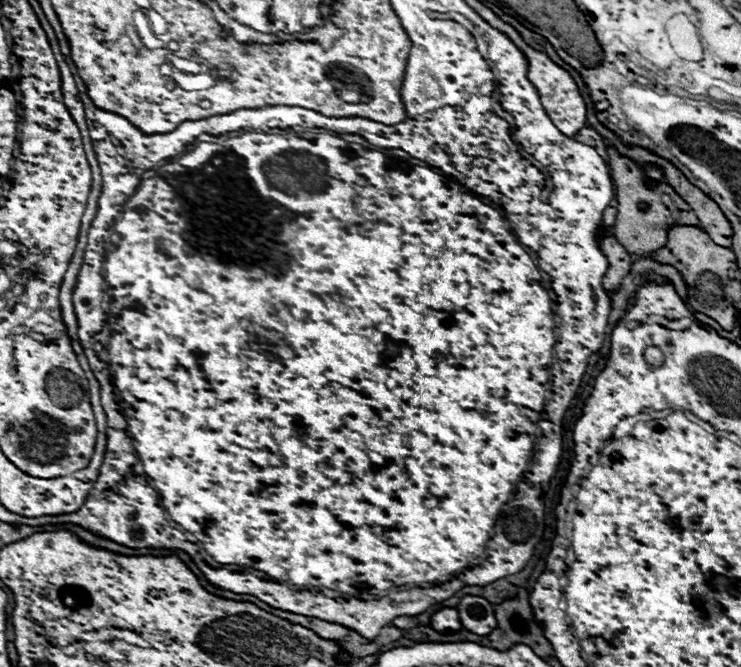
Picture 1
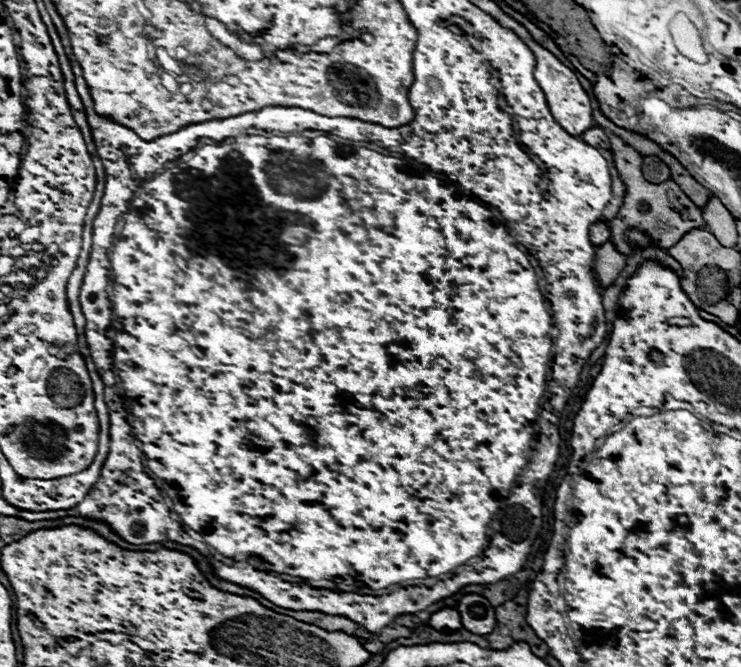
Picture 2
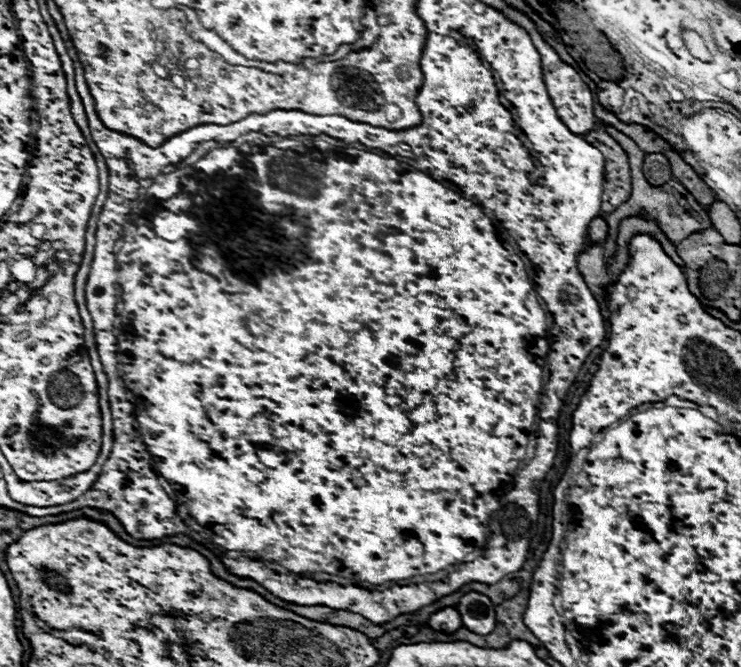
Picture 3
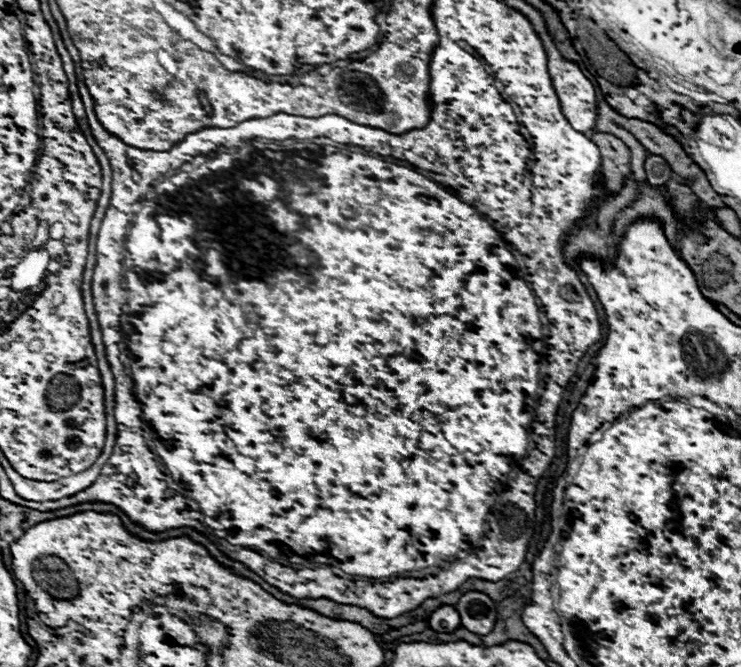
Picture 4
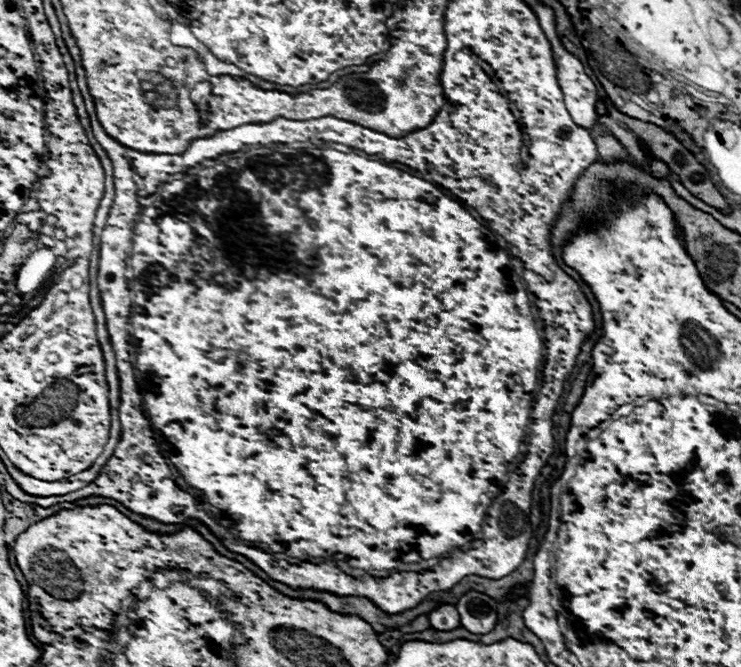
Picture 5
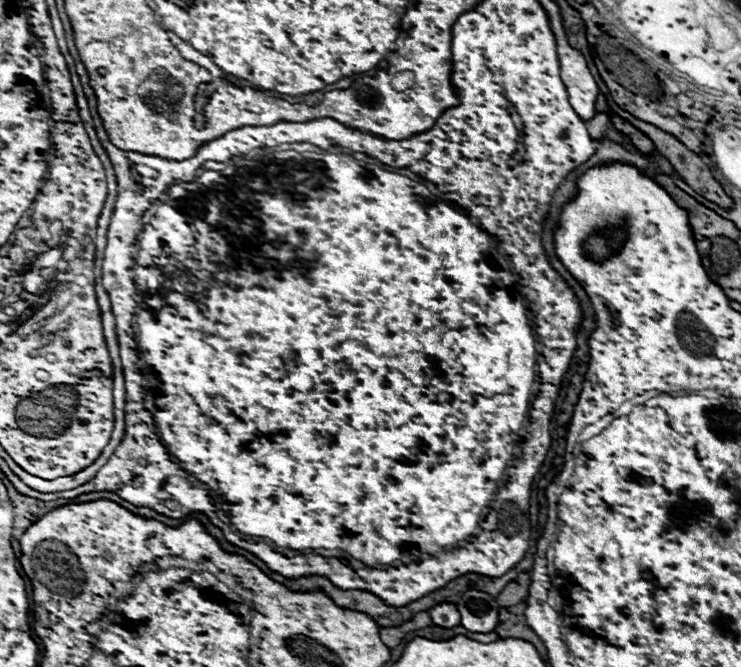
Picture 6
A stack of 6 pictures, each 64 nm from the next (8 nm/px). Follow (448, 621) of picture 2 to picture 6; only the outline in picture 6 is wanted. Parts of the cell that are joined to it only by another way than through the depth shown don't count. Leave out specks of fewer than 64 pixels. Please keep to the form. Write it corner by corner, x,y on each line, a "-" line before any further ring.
438,604
428,610
432,622
442,628
454,628
460,624
460,612
454,604

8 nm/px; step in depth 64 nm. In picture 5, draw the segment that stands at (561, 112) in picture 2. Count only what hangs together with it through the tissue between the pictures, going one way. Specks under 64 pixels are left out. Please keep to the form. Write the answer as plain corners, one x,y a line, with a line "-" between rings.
542,18
542,28
548,32
552,46
552,56
556,62
556,80
562,86
564,104
572,116
572,120
590,130
596,124
596,86
594,82
584,74
582,62
568,54
560,40
556,38
554,30
548,30
550,24

